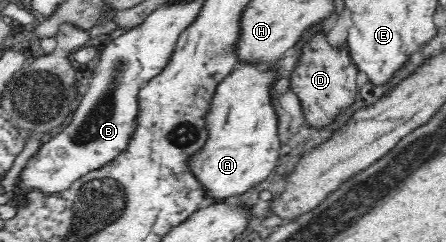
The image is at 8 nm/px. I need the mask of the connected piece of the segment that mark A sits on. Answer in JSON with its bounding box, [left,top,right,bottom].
[187,64,281,204]

